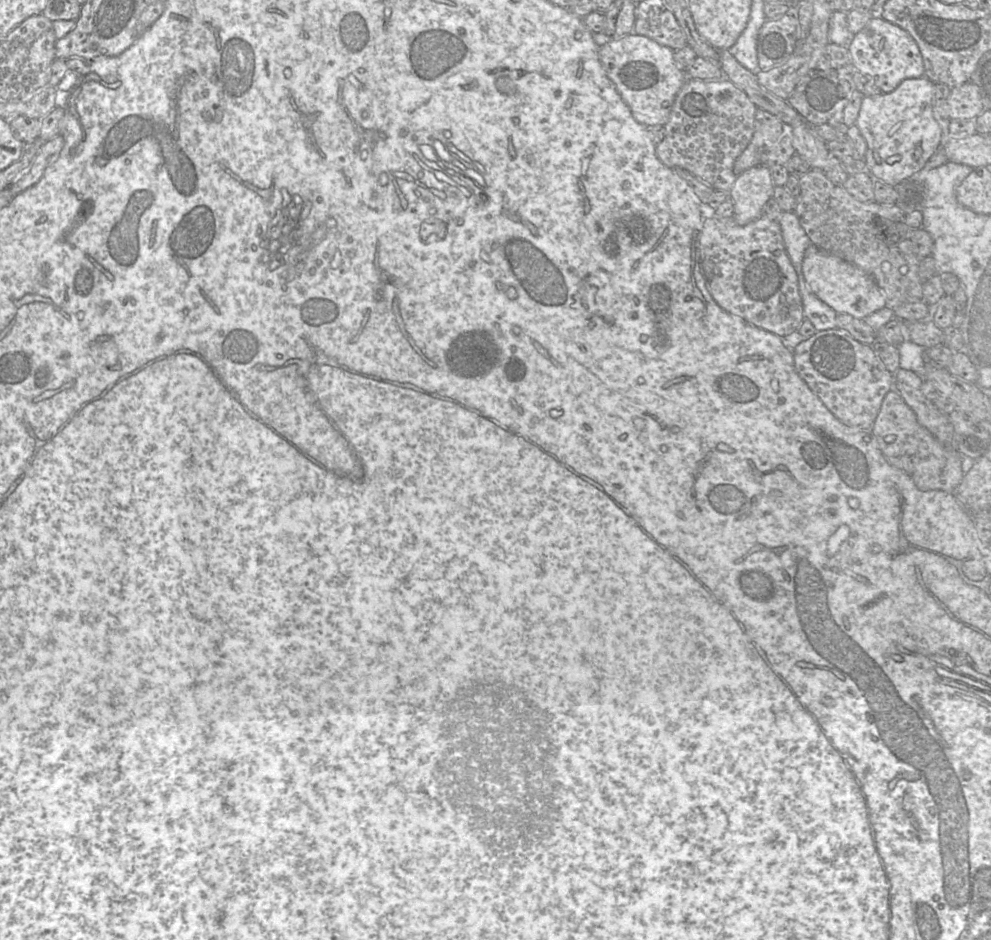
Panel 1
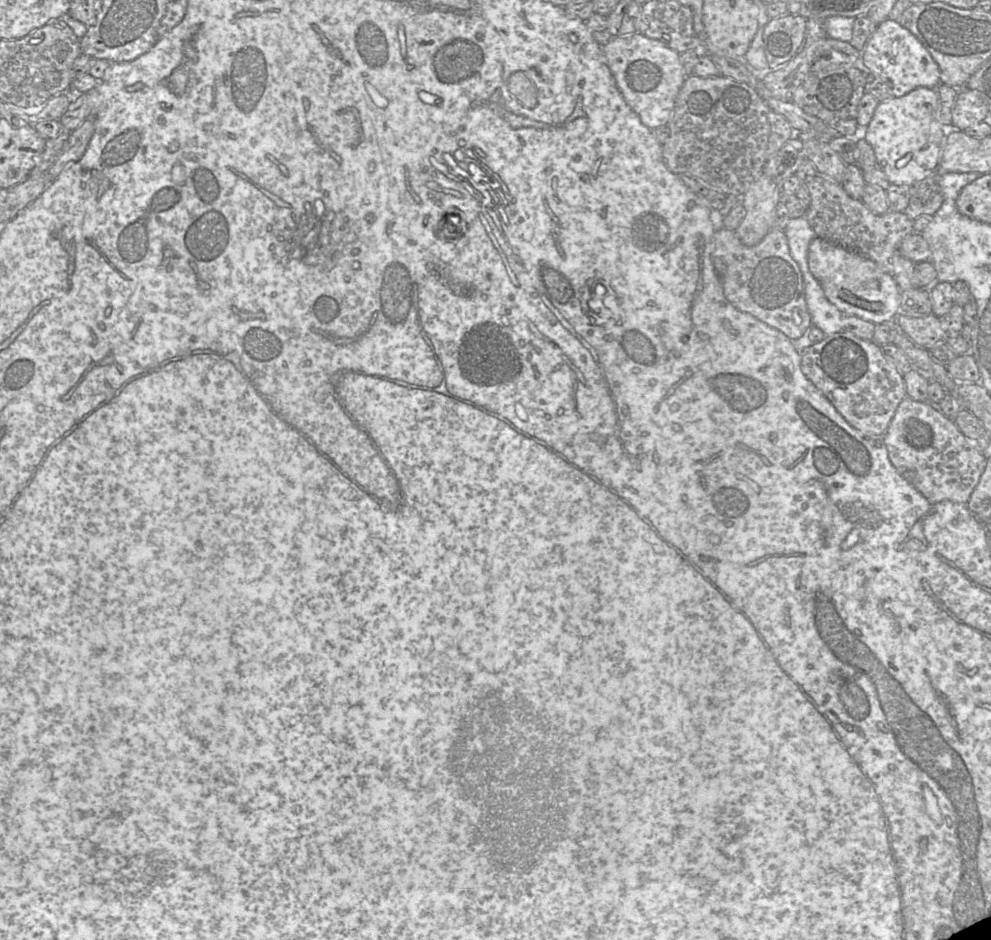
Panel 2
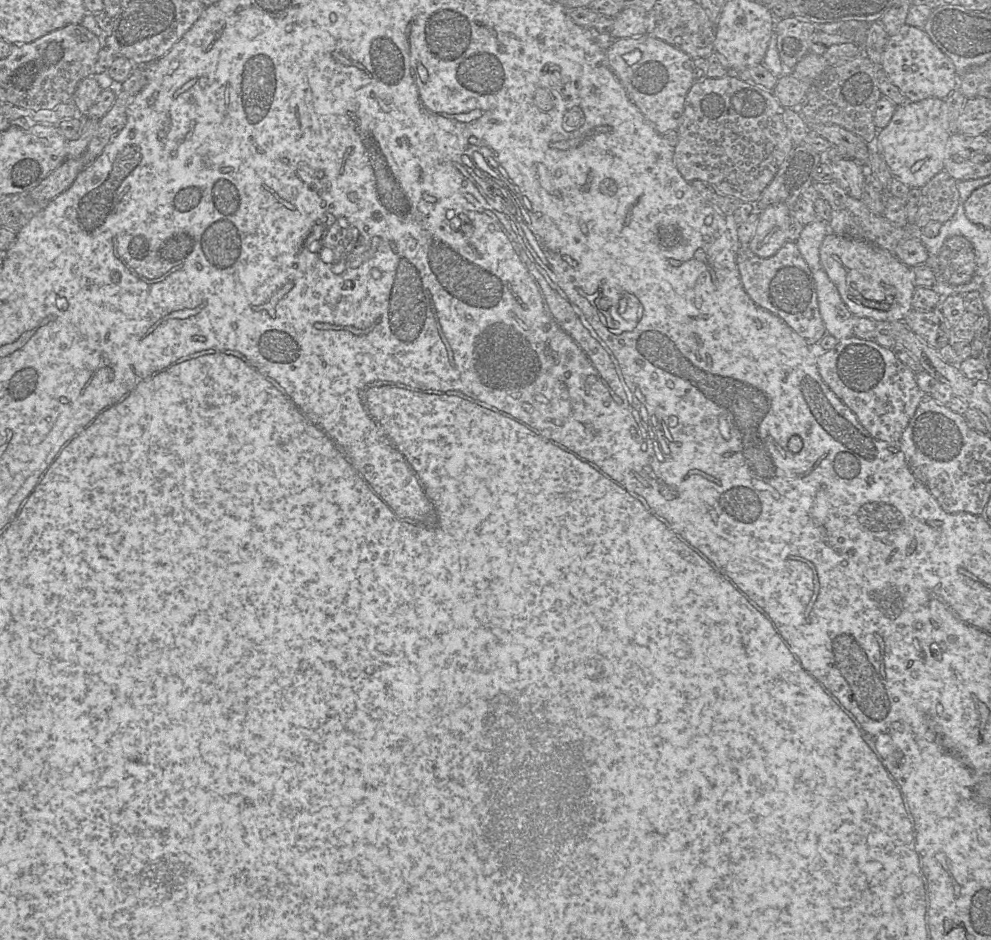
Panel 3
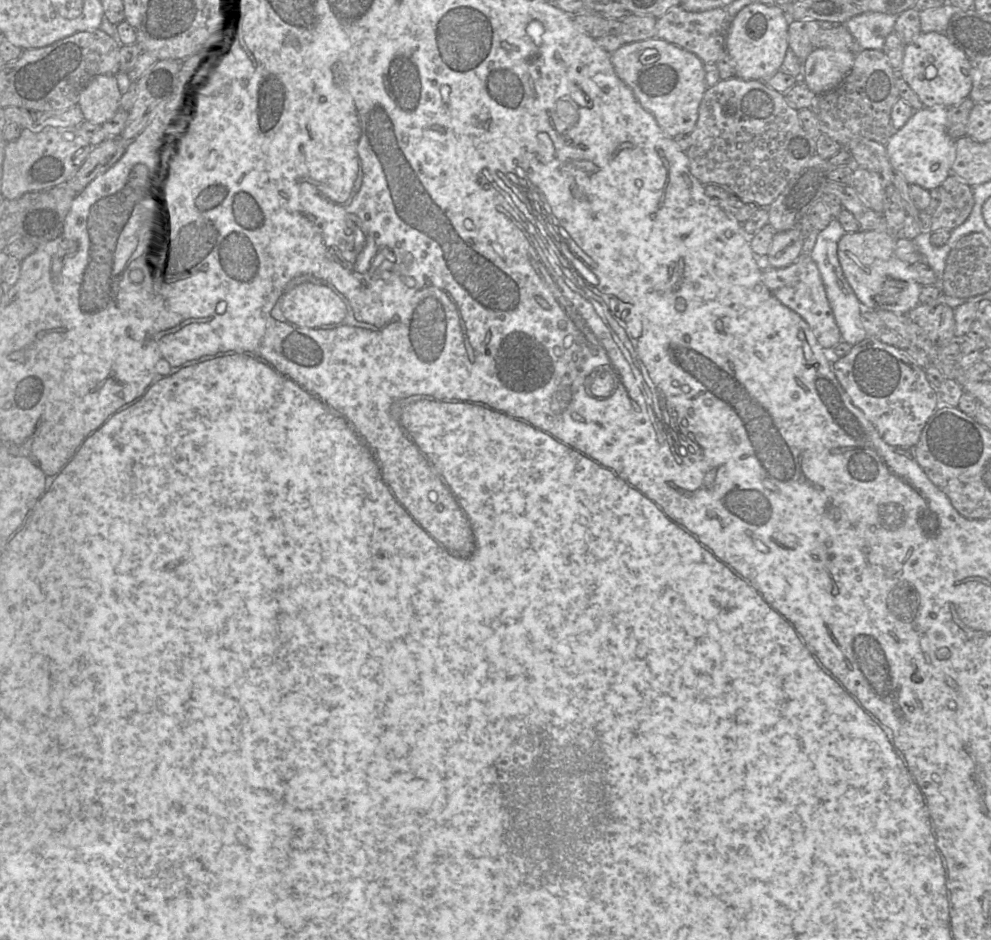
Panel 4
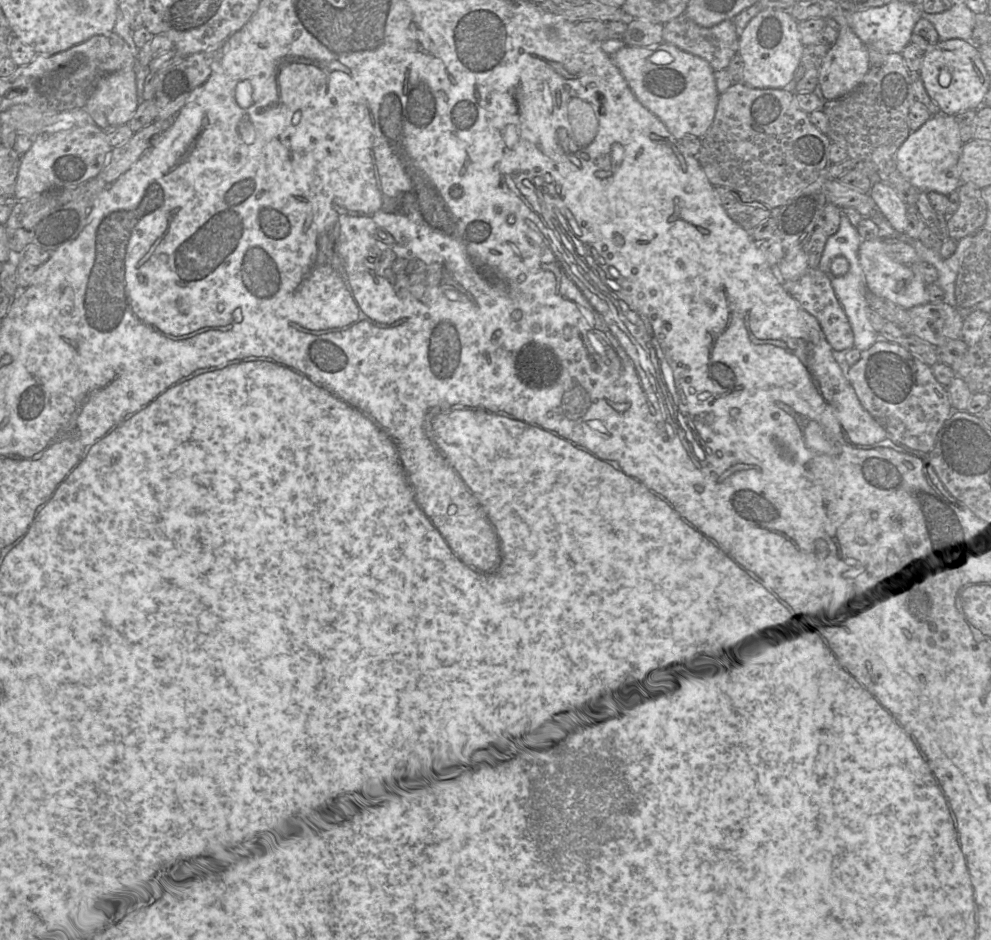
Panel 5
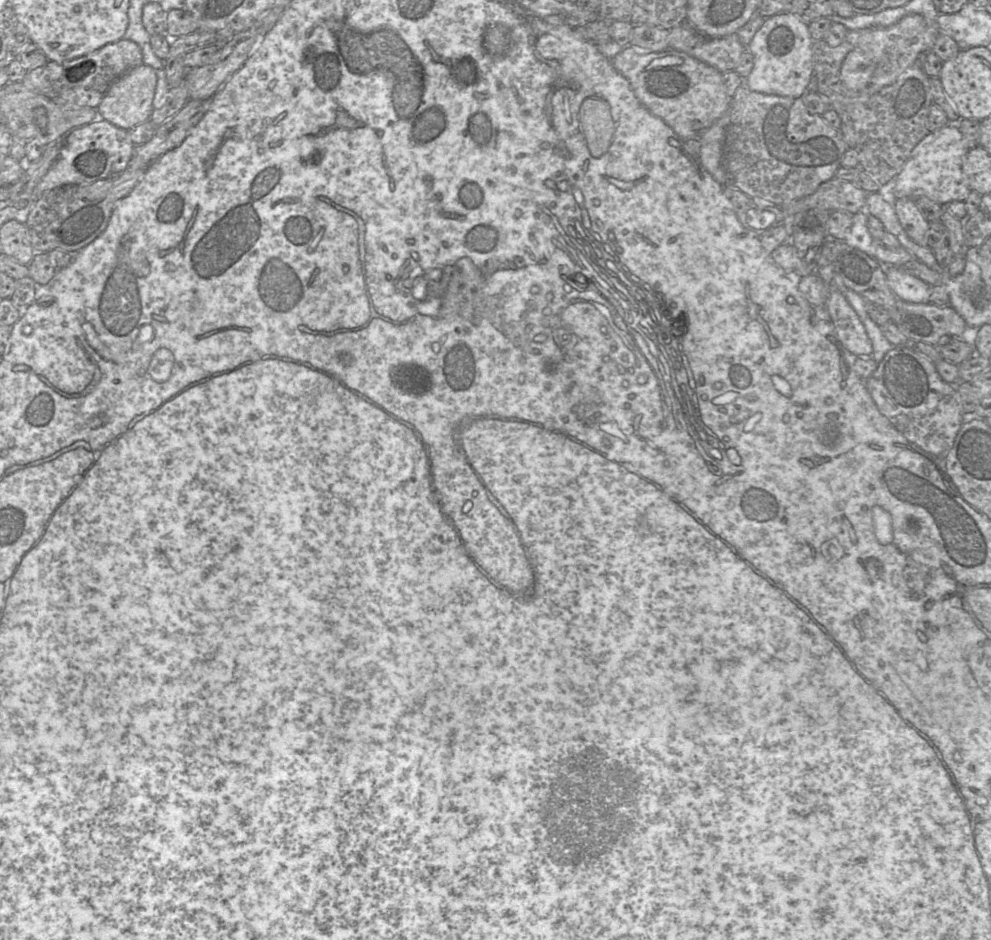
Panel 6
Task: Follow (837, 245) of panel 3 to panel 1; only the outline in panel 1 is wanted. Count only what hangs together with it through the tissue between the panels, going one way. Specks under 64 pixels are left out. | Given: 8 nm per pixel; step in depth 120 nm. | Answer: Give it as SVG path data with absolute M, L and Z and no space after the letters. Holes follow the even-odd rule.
M814 245L808 247L805 252L802 273L808 288L837 314L850 314L864 319L886 307L885 295L870 275L861 268L836 255L826 253Z

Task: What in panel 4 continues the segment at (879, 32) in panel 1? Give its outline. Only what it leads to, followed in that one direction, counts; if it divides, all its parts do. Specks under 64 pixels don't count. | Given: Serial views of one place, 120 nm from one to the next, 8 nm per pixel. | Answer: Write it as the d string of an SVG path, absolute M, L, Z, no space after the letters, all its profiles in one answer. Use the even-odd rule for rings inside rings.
M921 33L913 42L905 45L899 75L917 94L925 108L955 106L969 98L972 88L970 60L944 33Z

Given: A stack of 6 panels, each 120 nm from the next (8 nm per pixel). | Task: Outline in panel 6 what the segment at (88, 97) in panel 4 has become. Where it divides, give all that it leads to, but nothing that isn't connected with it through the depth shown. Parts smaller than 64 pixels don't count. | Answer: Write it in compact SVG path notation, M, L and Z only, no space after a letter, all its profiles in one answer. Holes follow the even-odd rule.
M141 64L118 78L108 89L97 106L100 117L114 126L130 130L149 120L153 111L158 75L151 66Z

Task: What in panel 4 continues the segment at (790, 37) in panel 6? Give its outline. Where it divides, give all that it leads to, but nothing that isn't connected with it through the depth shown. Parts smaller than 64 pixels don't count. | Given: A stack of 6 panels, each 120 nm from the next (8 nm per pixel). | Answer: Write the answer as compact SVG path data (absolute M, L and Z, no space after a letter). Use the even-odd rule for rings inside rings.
M759 2L743 7L729 23L725 36L725 51L734 63L735 76L766 81L778 72L789 50L789 22L789 15L776 7Z

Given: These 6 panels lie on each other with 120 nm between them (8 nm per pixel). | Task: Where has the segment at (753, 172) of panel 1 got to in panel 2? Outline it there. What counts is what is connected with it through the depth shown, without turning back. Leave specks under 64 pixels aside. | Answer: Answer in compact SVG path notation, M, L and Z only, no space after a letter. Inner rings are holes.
M761 174L741 197L746 214L735 230L746 246L758 244L774 226L775 210L780 202L778 184Z

